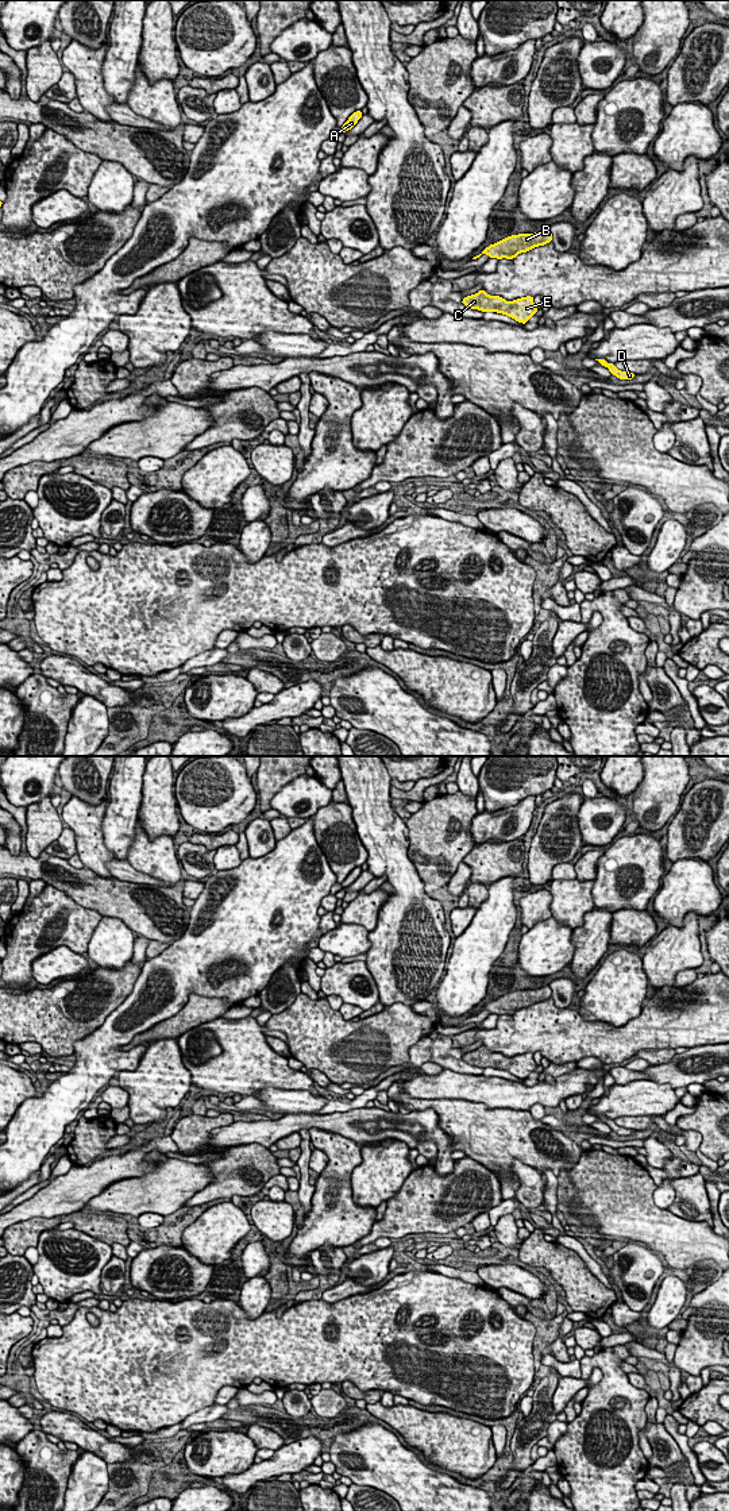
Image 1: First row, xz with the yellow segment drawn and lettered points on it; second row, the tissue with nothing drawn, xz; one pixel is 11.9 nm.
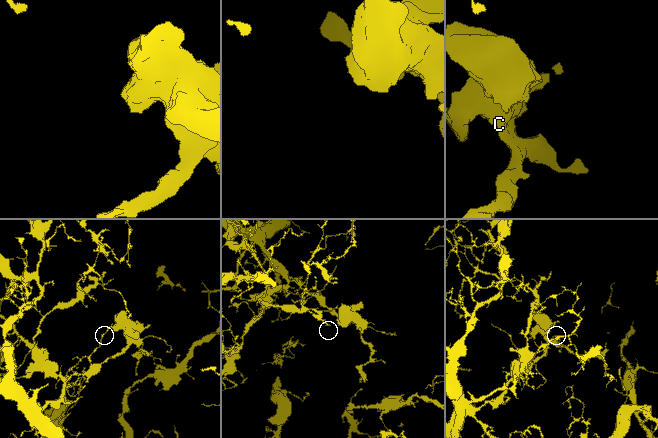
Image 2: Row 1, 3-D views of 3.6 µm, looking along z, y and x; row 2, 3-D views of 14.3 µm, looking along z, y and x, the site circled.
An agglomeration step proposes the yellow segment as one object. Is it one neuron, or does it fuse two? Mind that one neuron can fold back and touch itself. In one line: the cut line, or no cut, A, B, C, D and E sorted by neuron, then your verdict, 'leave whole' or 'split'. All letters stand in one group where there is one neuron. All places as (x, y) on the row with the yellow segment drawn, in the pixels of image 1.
cut none; groups A B C D E; leave whole

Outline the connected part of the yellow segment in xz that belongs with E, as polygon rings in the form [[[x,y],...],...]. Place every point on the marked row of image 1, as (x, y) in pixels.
[[[479,290],[475,294],[464,297],[462,302],[471,309],[506,315],[522,324],[537,312],[531,296],[506,301],[500,296],[490,296],[485,290]]]

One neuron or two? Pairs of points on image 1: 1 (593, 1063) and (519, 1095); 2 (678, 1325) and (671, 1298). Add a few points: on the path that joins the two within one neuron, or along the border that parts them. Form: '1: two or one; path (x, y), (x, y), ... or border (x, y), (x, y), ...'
1: two; border (577, 1066), (602, 1068)
2: two; border (678, 1317), (667, 1326)

